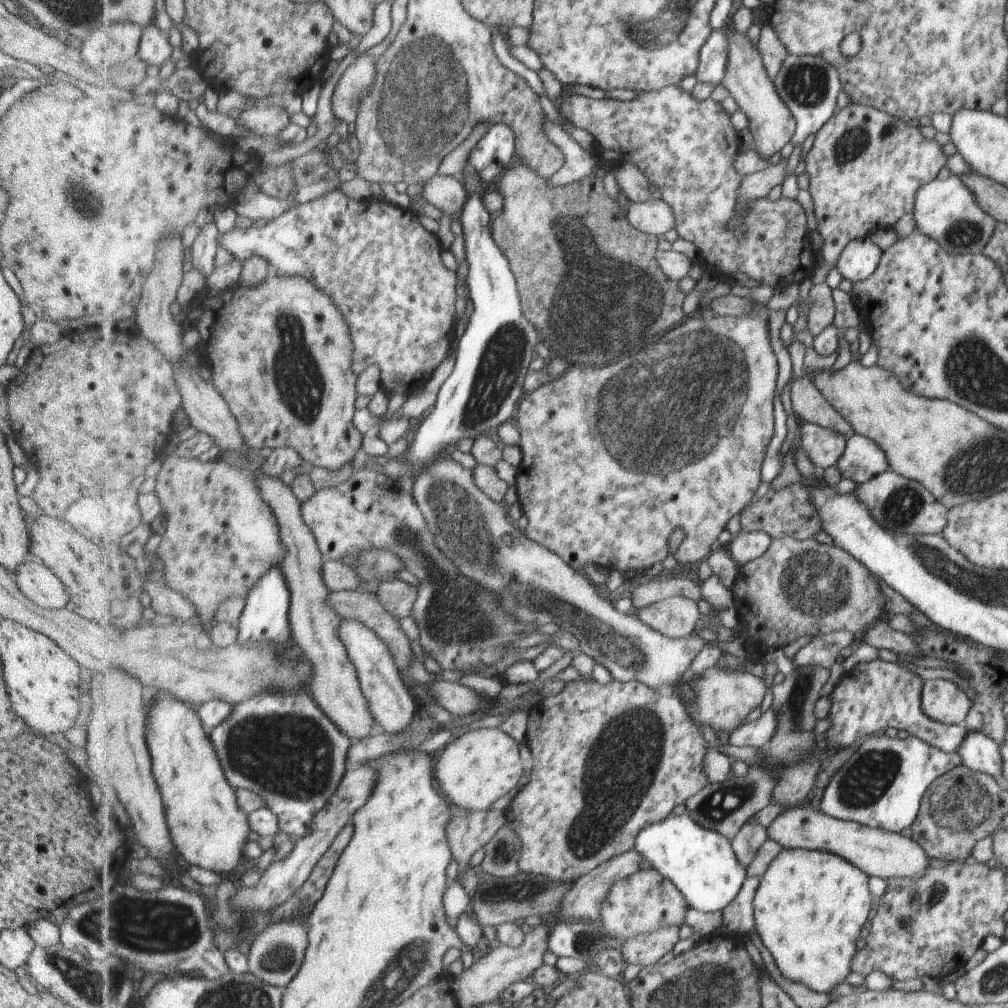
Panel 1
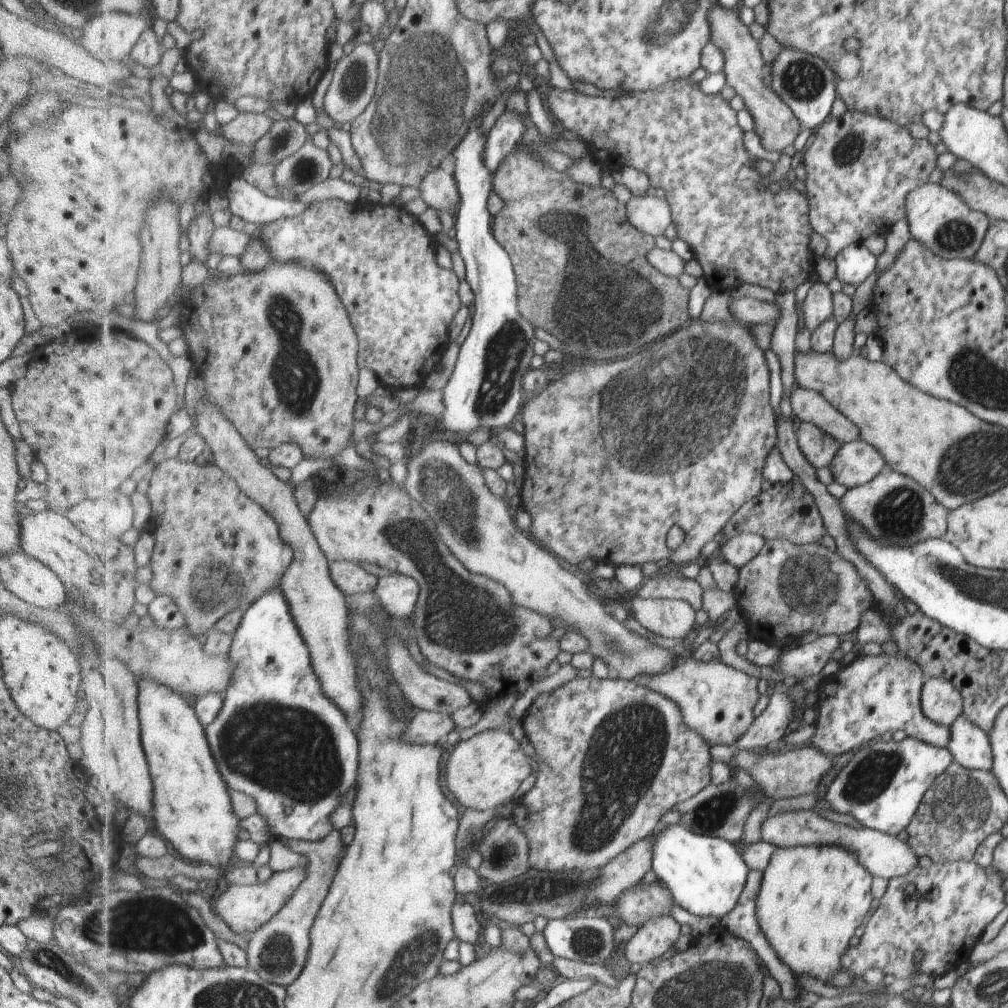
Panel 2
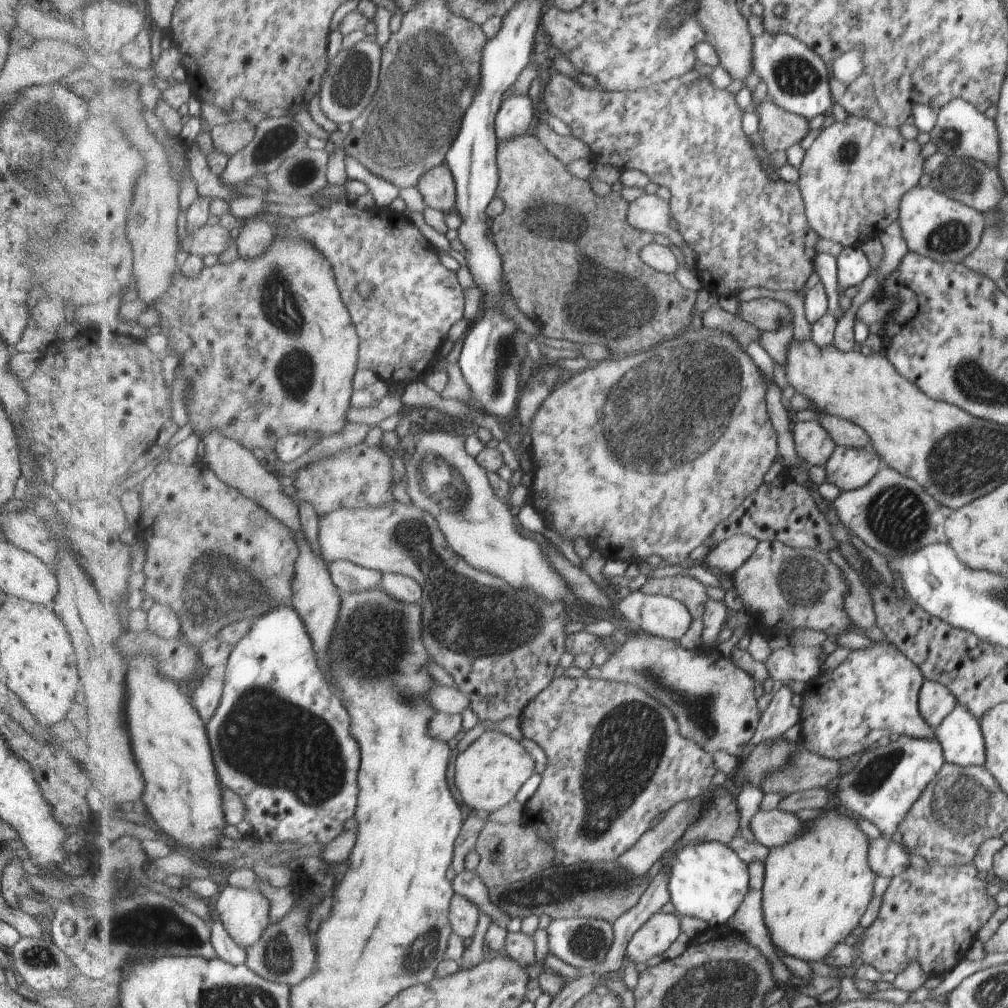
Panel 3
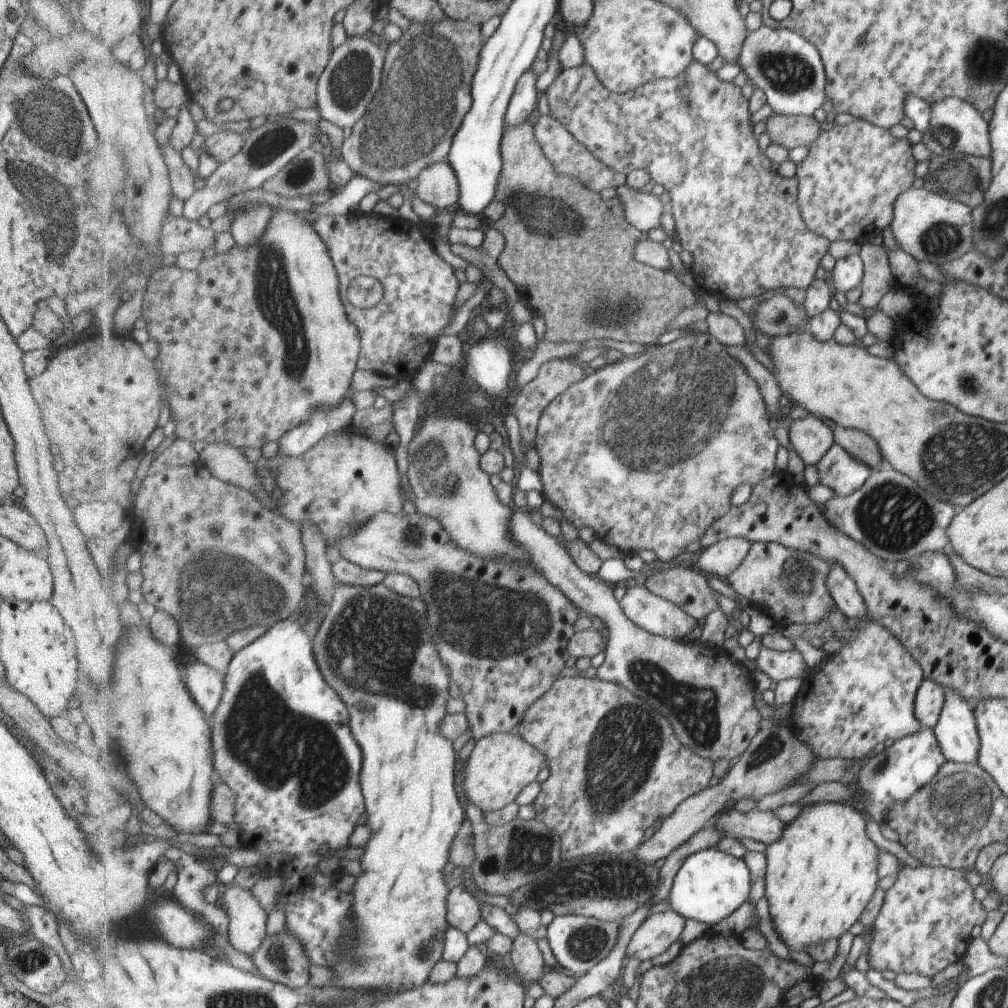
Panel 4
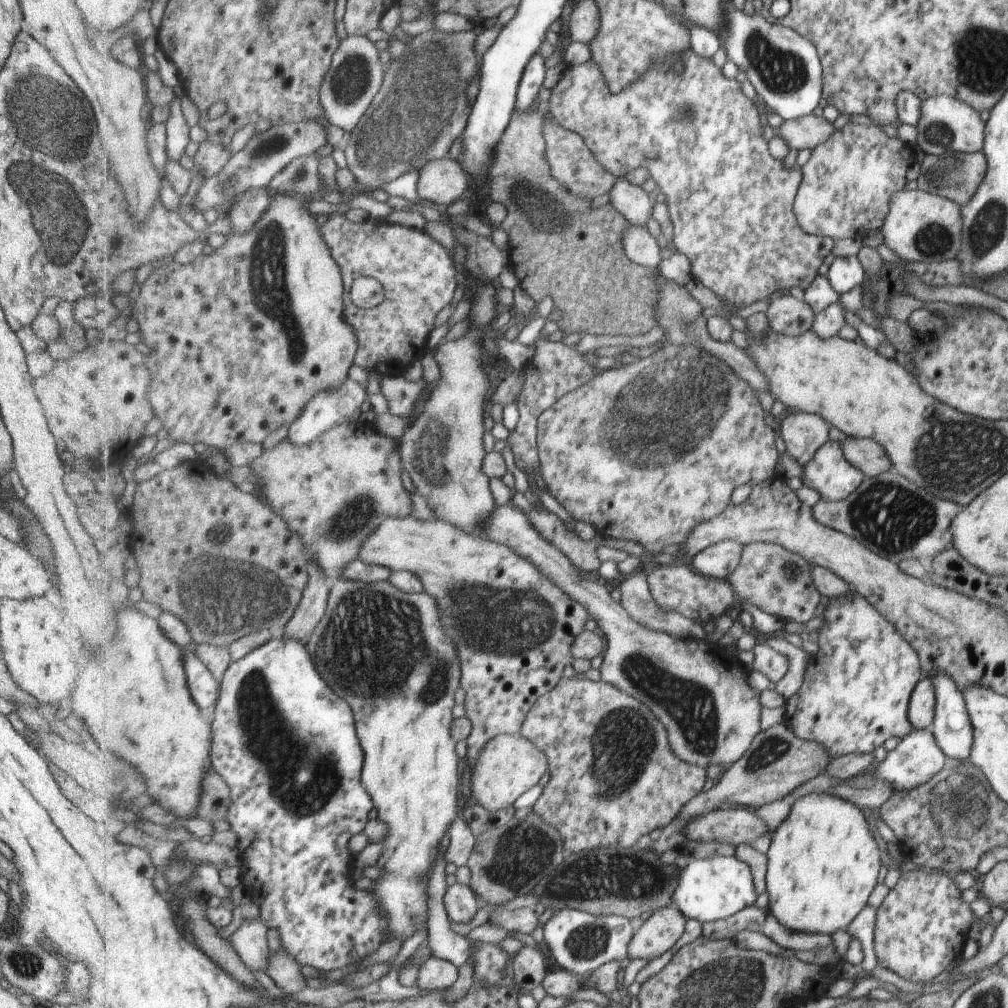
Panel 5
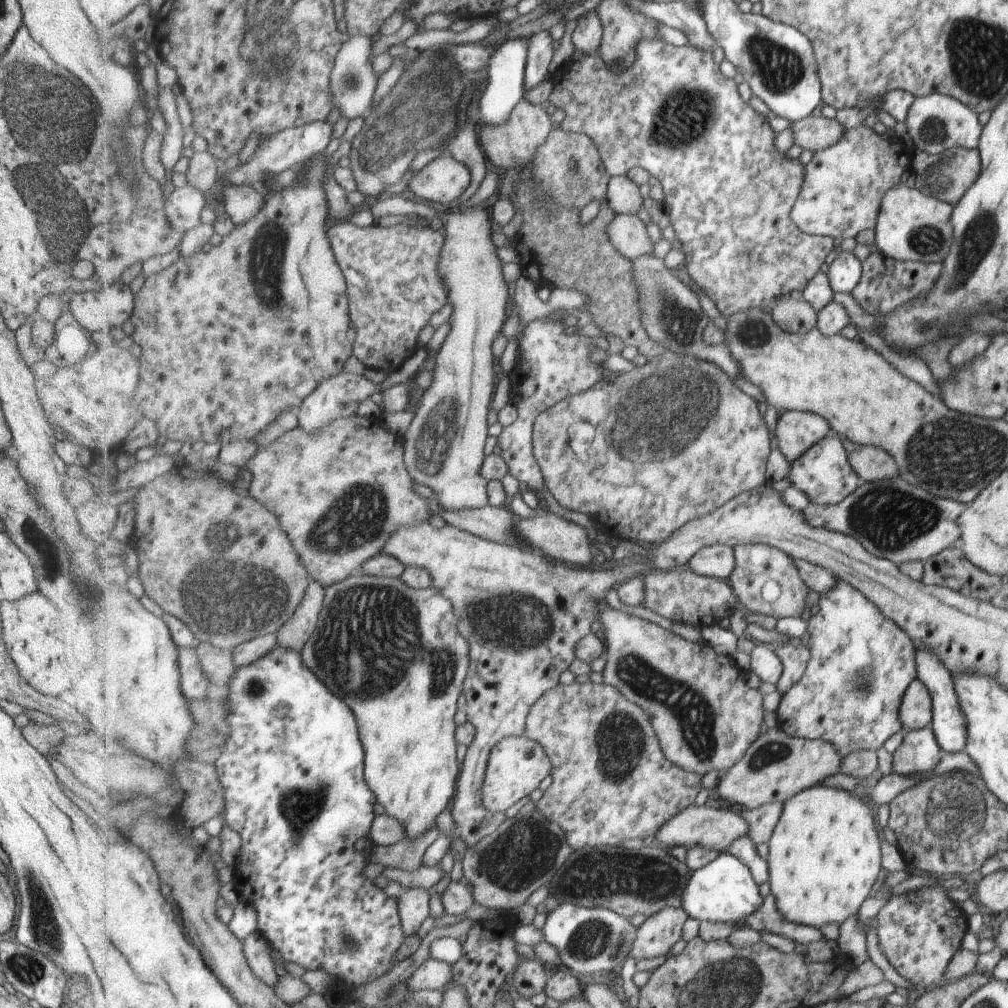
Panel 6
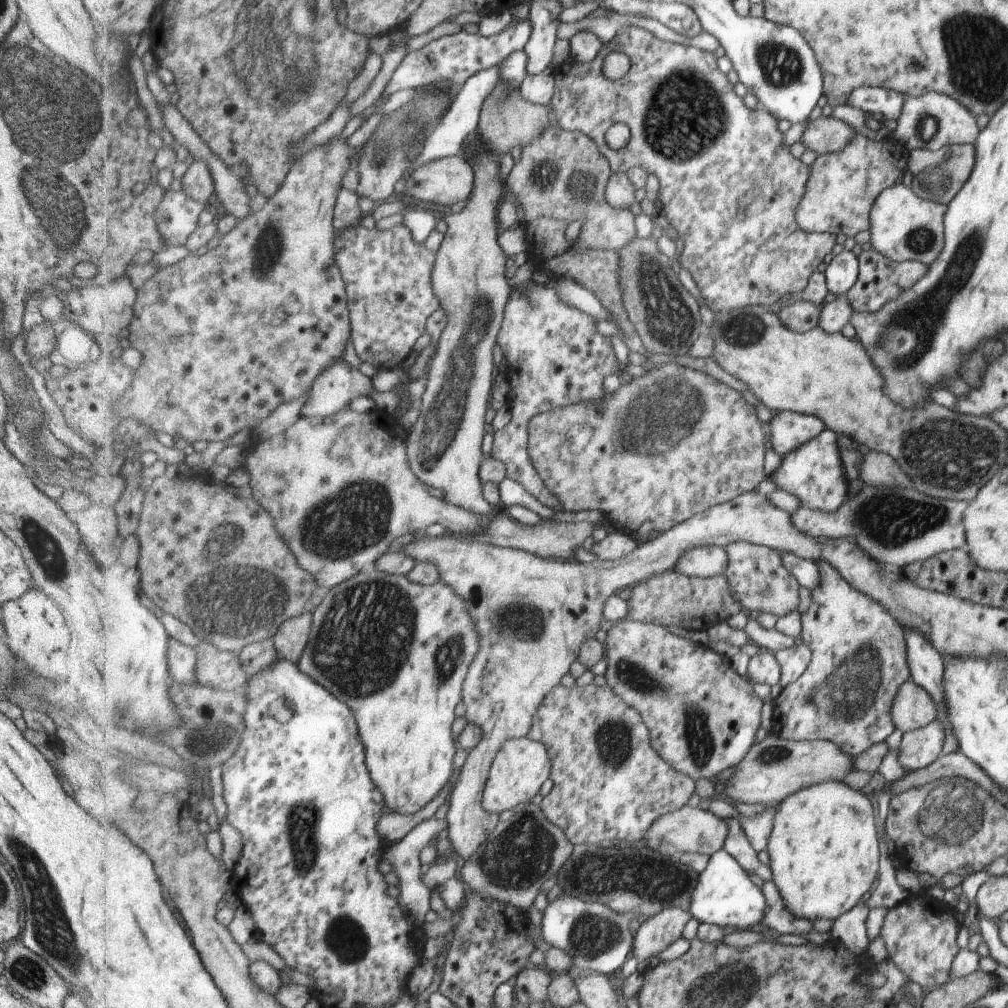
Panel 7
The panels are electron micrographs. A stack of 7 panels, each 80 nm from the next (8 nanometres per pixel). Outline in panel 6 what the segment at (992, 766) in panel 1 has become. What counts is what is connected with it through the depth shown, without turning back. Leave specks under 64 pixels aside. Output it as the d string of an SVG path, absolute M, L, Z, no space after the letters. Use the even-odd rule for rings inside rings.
M916 650L916 672L916 681L921 682L931 692L932 721L930 727L936 736L936 741L943 749L943 753L957 754L957 752L963 752L965 740L967 740L965 718L963 718L963 712L959 708L959 702L957 702L952 677L945 666L937 660L937 656L929 650Z

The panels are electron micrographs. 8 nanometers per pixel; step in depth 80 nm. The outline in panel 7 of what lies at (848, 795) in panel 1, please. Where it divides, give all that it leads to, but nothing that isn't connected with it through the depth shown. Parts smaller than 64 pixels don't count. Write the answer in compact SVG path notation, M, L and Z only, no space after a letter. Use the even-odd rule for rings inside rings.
M939 720L903 733L897 752L899 766L905 771L915 771L932 765L943 753L944 739L944 727Z

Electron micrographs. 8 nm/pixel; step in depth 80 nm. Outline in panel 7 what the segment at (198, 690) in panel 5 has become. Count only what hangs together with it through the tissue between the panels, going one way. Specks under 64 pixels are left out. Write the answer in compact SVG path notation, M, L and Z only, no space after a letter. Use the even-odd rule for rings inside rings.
M170 638L169 640L169 673L176 681L193 686L198 684L195 678L197 654L194 647Z

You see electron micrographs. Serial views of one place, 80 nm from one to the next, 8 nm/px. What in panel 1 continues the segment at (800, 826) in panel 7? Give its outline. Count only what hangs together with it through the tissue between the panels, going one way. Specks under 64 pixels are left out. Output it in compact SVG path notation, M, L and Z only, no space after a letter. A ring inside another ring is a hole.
M781 849L767 865L761 879L754 898L754 918L762 944L782 976L815 992L827 994L849 972L847 964L841 968L841 960L853 960L857 954L855 940L871 908L867 875L840 855L818 850Z

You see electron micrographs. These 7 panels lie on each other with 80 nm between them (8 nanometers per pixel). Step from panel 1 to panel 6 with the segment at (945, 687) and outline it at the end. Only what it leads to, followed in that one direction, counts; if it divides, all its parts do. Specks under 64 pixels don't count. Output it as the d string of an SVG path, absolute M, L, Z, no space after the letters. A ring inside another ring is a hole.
M913 681L901 698L900 722L903 731L921 729L931 725L932 698L928 688Z

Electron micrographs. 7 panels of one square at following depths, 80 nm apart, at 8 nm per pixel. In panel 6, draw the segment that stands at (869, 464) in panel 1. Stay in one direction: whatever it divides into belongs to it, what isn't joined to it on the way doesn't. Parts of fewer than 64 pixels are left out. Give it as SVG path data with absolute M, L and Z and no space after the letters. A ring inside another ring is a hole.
M829 432L816 445L809 446L809 450L805 450L801 458L793 460L790 466L789 474L787 474L787 480L791 482L790 486L803 492L812 504L838 504L849 497L849 494L852 494L853 490L861 484L861 479L848 462L840 438L832 432Z

